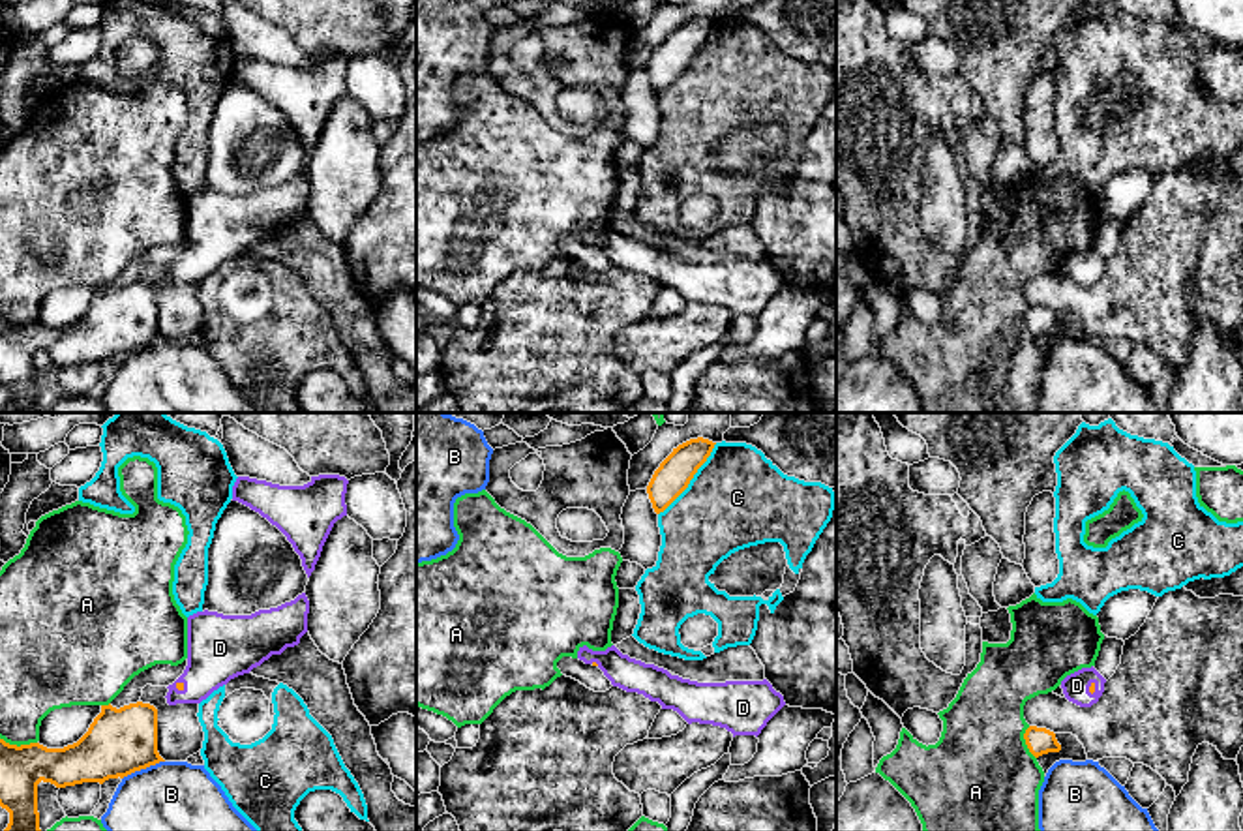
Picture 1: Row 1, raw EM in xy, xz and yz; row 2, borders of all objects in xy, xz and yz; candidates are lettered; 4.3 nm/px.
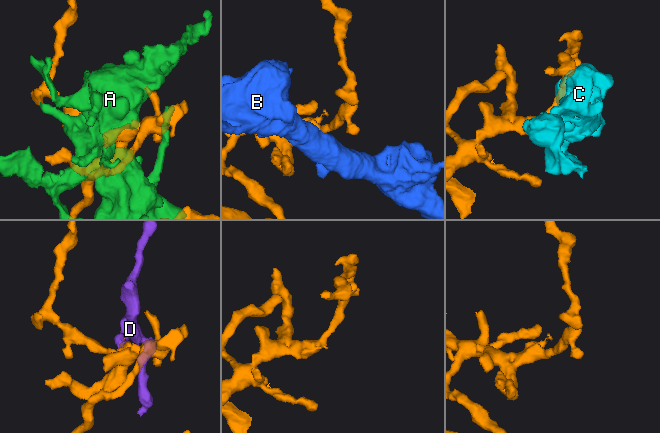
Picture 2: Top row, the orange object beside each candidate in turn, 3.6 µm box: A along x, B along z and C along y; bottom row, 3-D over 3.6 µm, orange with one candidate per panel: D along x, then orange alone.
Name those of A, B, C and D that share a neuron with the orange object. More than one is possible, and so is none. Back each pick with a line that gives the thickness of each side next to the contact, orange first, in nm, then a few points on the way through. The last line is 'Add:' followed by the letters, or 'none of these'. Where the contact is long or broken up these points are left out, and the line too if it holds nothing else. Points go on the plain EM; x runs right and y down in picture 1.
D: 30/280 nm | across xy (179, 265), (180, 263), (220, 227)
Add: D

